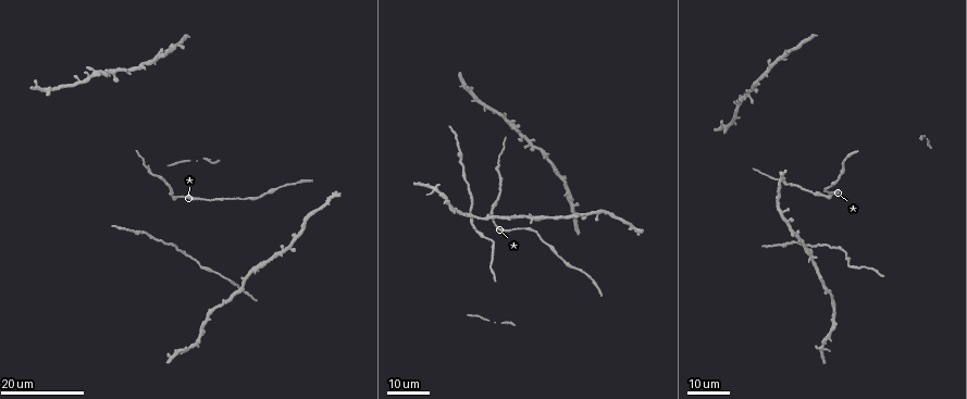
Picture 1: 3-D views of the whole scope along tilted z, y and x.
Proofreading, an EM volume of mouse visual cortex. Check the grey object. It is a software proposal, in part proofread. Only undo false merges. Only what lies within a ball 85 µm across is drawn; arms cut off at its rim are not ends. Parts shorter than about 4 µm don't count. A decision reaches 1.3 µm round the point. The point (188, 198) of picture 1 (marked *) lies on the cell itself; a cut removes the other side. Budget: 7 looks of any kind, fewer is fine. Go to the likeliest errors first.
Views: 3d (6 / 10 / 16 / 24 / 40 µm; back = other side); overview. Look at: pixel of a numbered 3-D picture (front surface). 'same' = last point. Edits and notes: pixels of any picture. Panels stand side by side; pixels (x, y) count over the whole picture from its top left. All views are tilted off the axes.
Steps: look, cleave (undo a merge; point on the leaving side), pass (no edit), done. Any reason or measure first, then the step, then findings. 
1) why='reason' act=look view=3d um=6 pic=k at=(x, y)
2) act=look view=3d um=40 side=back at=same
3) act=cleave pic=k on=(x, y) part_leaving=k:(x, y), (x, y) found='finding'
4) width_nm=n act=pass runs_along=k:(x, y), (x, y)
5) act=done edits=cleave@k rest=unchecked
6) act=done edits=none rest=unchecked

why='arms part here' act=look view=3d um=24 pic=1 at=(526, 135)

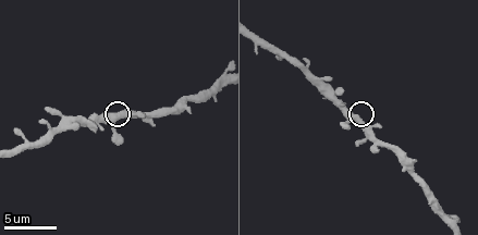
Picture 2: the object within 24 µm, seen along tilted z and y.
act=look view=3d um=6 pic=2 at=(111, 114)

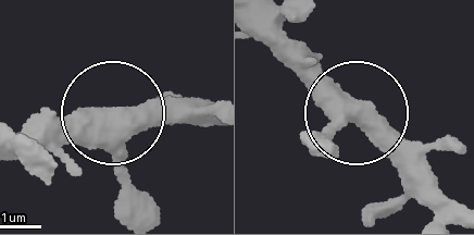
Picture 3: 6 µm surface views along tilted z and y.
arms=3 act=pass found='one cell here'

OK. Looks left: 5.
why='a fork' act=look view=3d um=16 pic=1 at=(284, 250)

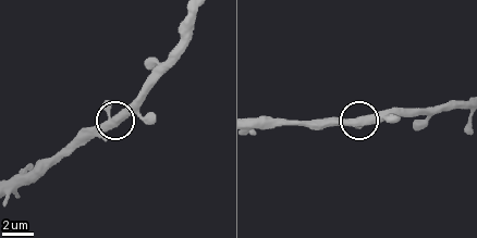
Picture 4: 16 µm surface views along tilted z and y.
act=look view=3d um=10 pic=4 at=(349, 122)

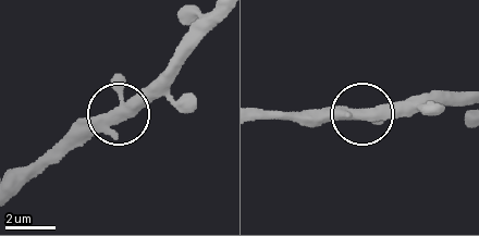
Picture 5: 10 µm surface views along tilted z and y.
arms=3 act=pass found='continuous, no second cell'

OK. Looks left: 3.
act=look view=3d um=24 pic=1 at=(254, 199)

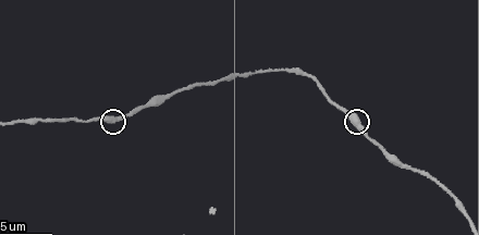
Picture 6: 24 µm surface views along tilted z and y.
why='closer look' act=look view=3d um=10 pic=6 at=(357, 118)

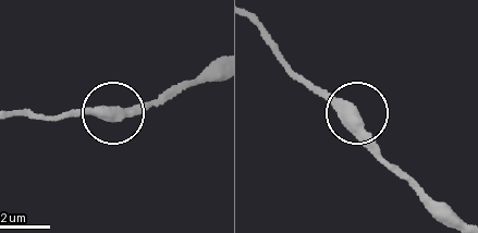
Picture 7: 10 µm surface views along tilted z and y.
why='zoom in' act=look view=3d um=6 pic=7 at=(114, 115)

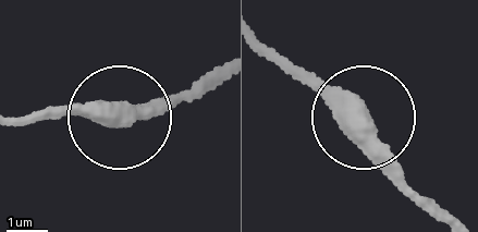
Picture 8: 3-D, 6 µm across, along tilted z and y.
width_nm=450 act=pass runs_along=8:(262, 43), (348, 98), (378, 157), (455, 220) found='continuous, no second cell'

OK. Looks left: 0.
act=done edits=none rest=unchecked

